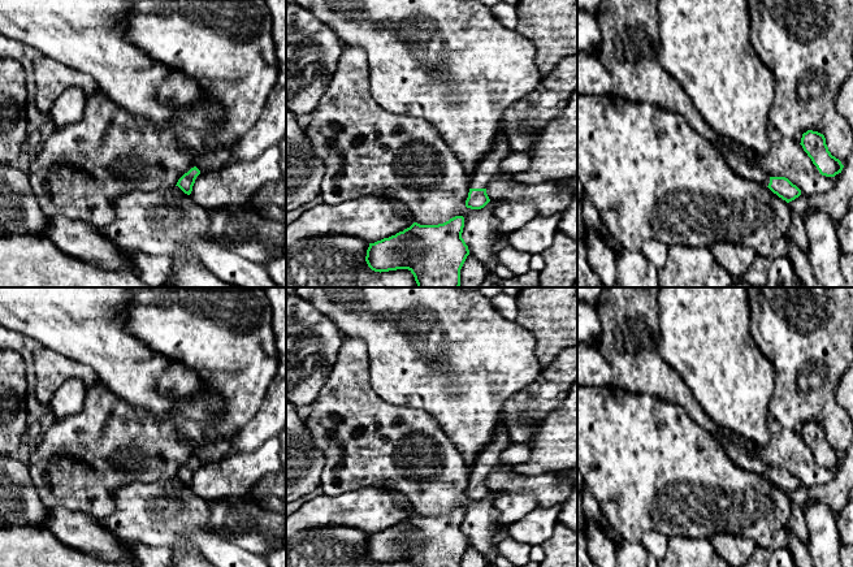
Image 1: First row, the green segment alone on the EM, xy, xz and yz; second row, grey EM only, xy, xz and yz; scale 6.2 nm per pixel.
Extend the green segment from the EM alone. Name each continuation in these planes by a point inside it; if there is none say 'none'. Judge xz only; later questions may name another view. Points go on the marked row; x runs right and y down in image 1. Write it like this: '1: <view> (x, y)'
1: xz (486, 171)

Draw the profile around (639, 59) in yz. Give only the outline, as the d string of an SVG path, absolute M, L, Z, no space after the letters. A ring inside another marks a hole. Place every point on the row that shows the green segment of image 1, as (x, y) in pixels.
M601 0L597 12L602 46L598 59L615 82L615 92L629 101L646 101L683 116L690 127L713 143L722 138L694 108L688 94L662 66L658 0Z

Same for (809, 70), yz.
M748 0L748 5L752 47L775 81L770 126L788 139L796 139L813 125L822 126L828 151L845 161L853 148L853 130L836 111L836 95L853 72L853 0Z

